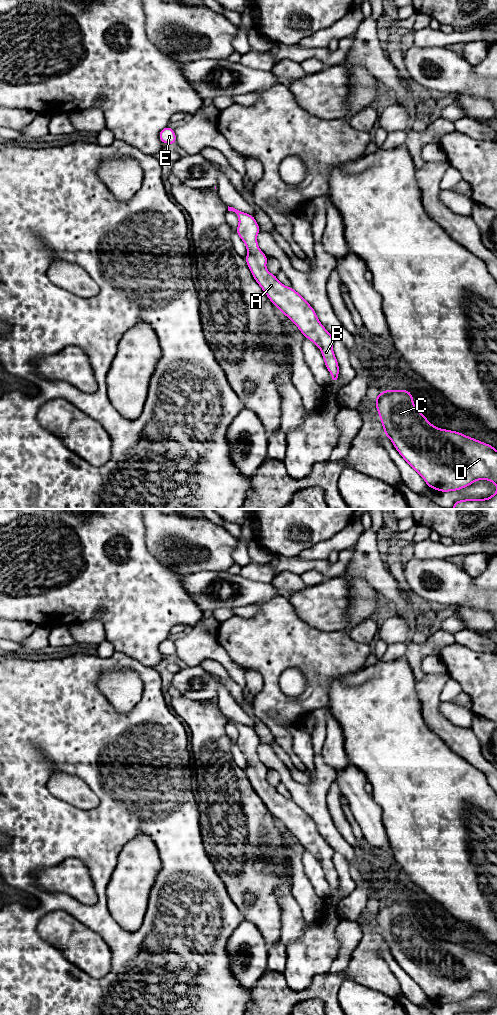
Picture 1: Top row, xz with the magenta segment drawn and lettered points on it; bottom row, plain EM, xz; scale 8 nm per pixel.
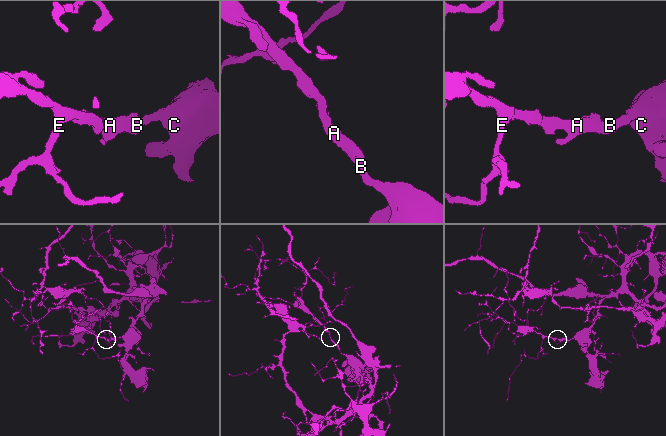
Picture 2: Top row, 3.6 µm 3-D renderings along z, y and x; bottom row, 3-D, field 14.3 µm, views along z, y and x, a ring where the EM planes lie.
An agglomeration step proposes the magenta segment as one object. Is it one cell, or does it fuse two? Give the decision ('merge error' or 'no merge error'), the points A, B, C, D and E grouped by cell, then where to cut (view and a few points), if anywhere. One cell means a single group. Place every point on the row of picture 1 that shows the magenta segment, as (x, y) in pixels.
no merge error; groups A B C D E; cut none

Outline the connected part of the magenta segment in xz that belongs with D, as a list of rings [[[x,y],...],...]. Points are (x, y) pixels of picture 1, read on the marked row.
[[[385,389],[375,399],[384,434],[429,488],[441,492],[457,491],[478,480],[491,481],[497,487],[497,450],[493,446],[460,432],[432,425],[419,412],[408,390]]]

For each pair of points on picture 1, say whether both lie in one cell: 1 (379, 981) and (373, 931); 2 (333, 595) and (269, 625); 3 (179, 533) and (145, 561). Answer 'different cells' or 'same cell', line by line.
1: same cell
2: different cells
3: different cells

